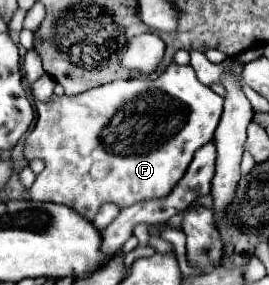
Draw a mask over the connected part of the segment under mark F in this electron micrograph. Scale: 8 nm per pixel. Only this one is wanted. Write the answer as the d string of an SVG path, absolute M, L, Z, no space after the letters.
M171 63L157 79L113 81L73 97L51 97L49 101L35 99L35 109L37 123L25 139L23 155L27 161L41 159L45 169L29 189L29 199L67 205L93 221L103 203L129 207L139 201L167 195L183 177L183 171L187 171L195 151L213 141L223 113L223 97L203 85L191 65Z

